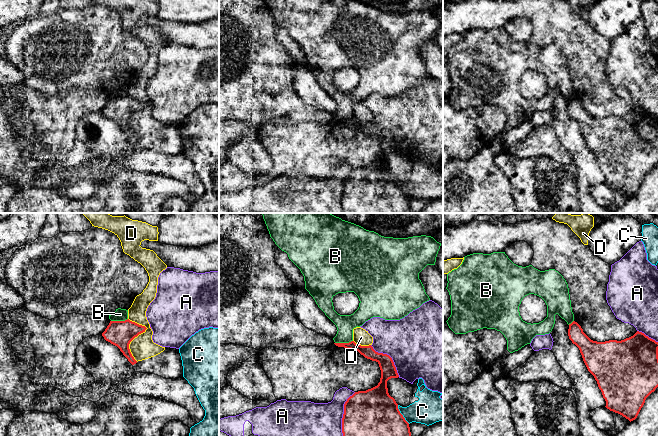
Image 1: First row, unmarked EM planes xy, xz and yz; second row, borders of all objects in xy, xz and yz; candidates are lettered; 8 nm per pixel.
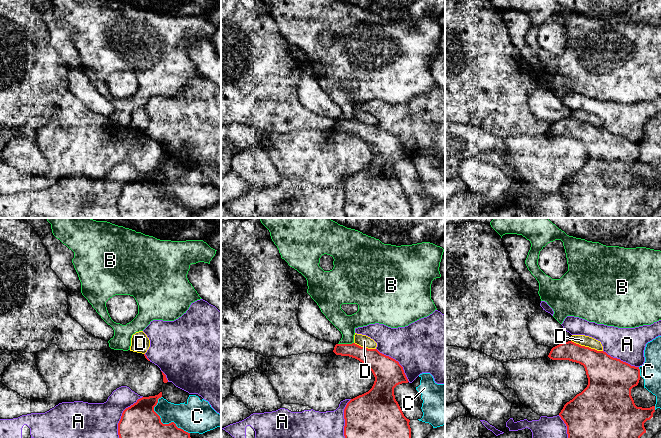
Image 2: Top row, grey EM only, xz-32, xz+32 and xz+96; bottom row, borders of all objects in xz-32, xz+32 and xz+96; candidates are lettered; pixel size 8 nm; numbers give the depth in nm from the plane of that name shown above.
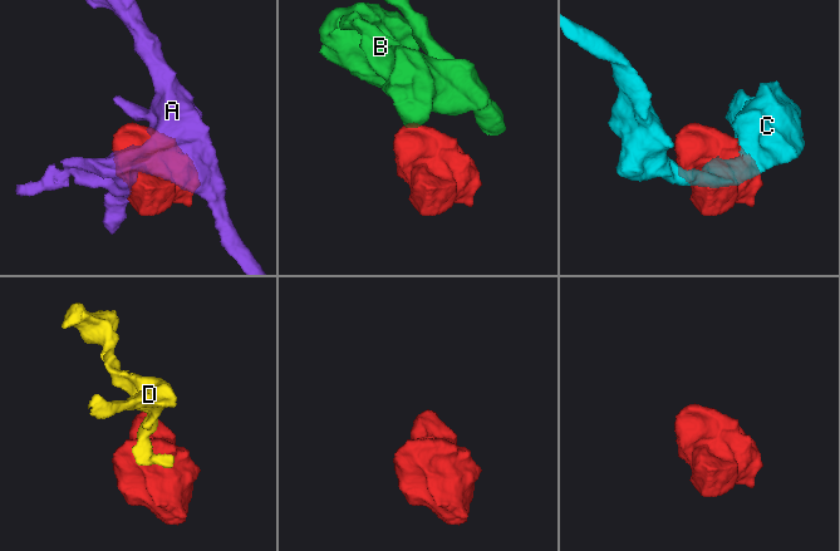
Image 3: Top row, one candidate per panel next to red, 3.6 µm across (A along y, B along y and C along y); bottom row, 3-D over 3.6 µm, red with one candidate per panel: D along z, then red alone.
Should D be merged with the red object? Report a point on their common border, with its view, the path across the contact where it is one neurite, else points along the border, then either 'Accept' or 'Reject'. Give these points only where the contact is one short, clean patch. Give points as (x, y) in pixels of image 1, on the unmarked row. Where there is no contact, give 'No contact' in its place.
Touches red at xy (137, 111). Boundary: xy (128, 94), (146, 104), (129, 120), (129, 127), (137, 137). Reject

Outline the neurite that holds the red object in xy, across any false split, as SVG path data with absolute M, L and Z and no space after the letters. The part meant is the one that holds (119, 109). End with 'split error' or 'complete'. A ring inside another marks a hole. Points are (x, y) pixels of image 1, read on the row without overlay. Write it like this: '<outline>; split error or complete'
M129 95L125 97L110 97L109 101L102 109L104 115L117 122L128 137L134 141L137 137L132 132L129 120L139 110L145 108L147 104Z; complete

